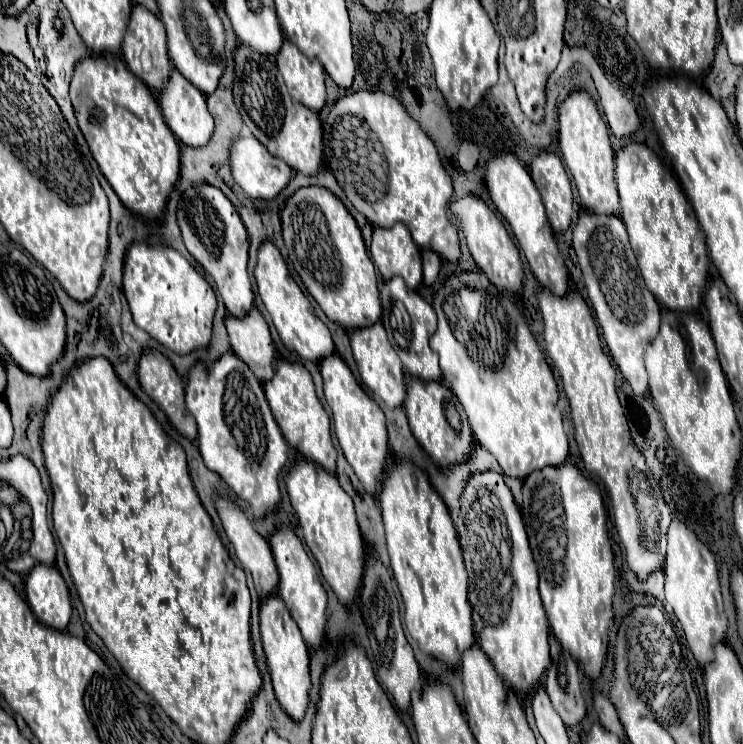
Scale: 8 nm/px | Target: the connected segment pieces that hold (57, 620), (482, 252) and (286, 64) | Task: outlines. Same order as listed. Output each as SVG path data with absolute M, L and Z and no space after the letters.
M36 564L32 568L26 580L26 600L42 624L60 632L66 630L72 616L72 604L68 586L56 566Z
M478 196L460 198L460 200L450 204L450 210L460 220L462 232L464 232L468 248L470 248L470 254L472 254L474 262L480 266L480 270L490 278L490 282L494 286L510 290L510 292L518 292L522 288L522 278L524 278L520 252L518 252L516 244L512 242L506 226L498 220L498 216Z
M284 40L280 52L276 54L276 64L290 96L296 102L320 112L326 104L326 72L320 62L304 56L290 40Z

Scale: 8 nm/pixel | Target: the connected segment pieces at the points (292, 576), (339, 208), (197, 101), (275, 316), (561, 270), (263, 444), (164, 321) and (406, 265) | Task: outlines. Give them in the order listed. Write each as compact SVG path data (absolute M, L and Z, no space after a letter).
M282 526L278 530L274 530L274 534L268 538L274 560L276 560L276 568L280 574L280 584L278 584L278 594L282 596L282 600L286 602L294 622L300 626L300 632L306 640L306 644L310 644L312 648L322 644L324 638L324 626L326 626L326 590L322 588L320 576L316 566L312 564L312 560L308 558L304 544L300 542L300 538L296 536L296 532L290 526Z
M308 186L308 188L296 190L288 198L286 206L282 208L280 220L282 220L282 230L284 230L284 244L288 248L288 258L292 266L296 268L296 272L300 274L310 296L324 310L324 314L332 322L344 328L364 328L364 326L372 326L374 322L378 322L382 314L382 306L380 306L376 270L366 252L362 232L356 220L352 218L352 214L346 210L346 206L330 190L324 190L320 186Z
M176 68L172 70L170 78L168 78L168 86L164 86L162 96L160 96L160 108L162 108L162 116L168 124L168 128L174 132L174 136L186 144L186 146L204 146L214 130L214 120L210 116L210 112L206 110L206 96L192 86L192 82L188 82Z
M264 240L258 250L258 264L254 270L254 278L258 284L258 294L260 294L262 302L266 304L266 310L270 312L270 318L288 350L296 350L302 358L312 360L312 362L318 362L334 352L330 330L314 314L310 300L300 290L300 286L294 282L280 250L270 240Z
M514 154L494 156L486 166L486 188L490 192L490 198L498 212L508 220L516 240L520 242L520 248L526 254L526 260L536 276L536 280L552 290L558 296L564 296L568 292L568 272L564 266L564 260L558 254L558 246L554 242L552 228L548 226L546 210L542 204L542 198L532 182L532 176L524 168L524 164Z
M232 352L222 354L212 366L198 362L188 372L186 408L198 424L198 448L204 464L218 472L234 494L250 502L254 516L260 518L274 510L280 502L278 476L288 458L288 444L252 370Z
M134 242L124 260L124 296L130 304L130 312L138 328L154 336L160 344L174 350L176 354L188 354L192 350L204 348L210 344L212 336L212 318L216 312L216 296L212 286L196 272L196 268L174 248L168 246L150 246L146 242Z
M394 224L392 228L376 226L370 252L384 280L402 276L412 290L422 284L420 248L414 244L404 224Z

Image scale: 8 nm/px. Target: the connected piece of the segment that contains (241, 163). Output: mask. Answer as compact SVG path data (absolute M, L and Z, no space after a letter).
M244 134L240 136L236 142L232 142L232 154L230 154L230 170L232 170L232 178L234 182L250 196L250 198L264 198L264 200L272 200L278 196L278 192L288 184L292 168L288 168L288 164L272 154L268 154L268 150L264 150L264 146L252 136L252 134Z

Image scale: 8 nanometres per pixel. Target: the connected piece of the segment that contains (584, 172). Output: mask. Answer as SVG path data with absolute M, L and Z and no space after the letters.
M574 90L558 108L560 120L560 152L576 182L580 204L594 214L618 214L618 190L614 172L614 150L610 146L608 128L596 108L596 102L586 90Z

